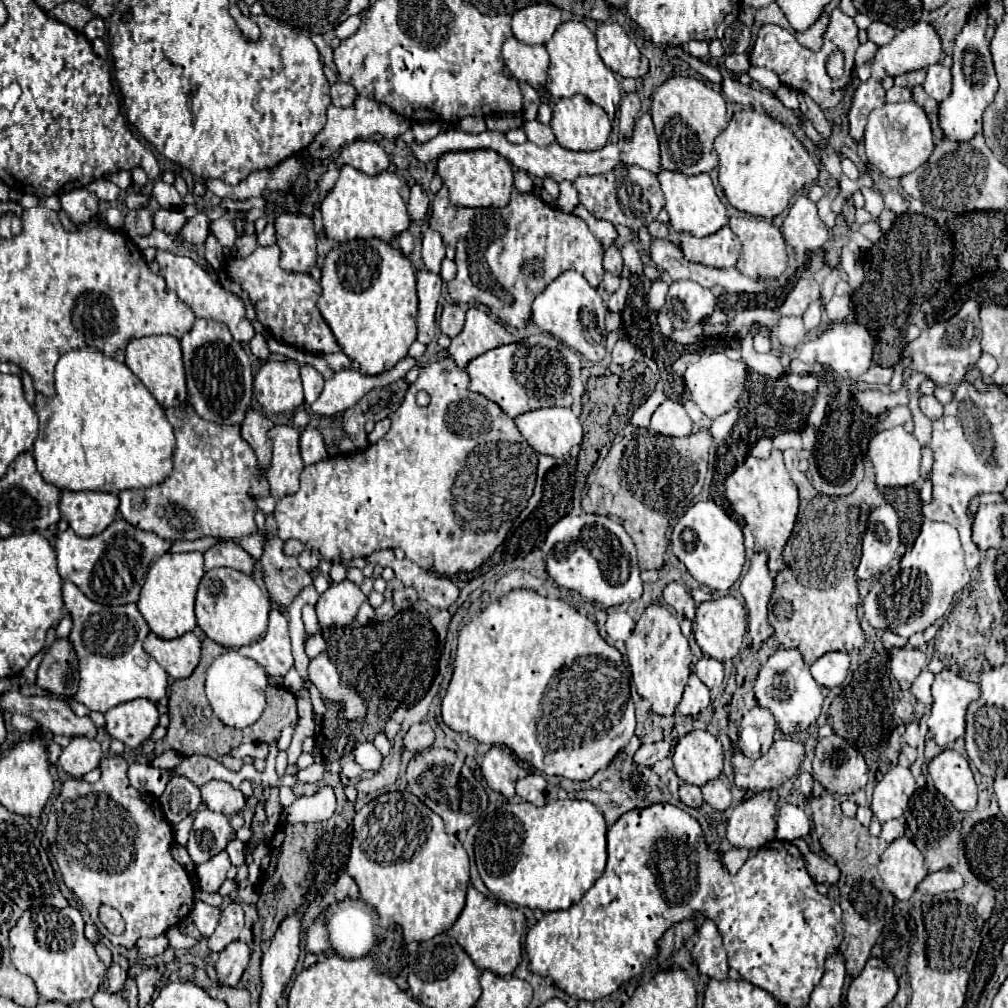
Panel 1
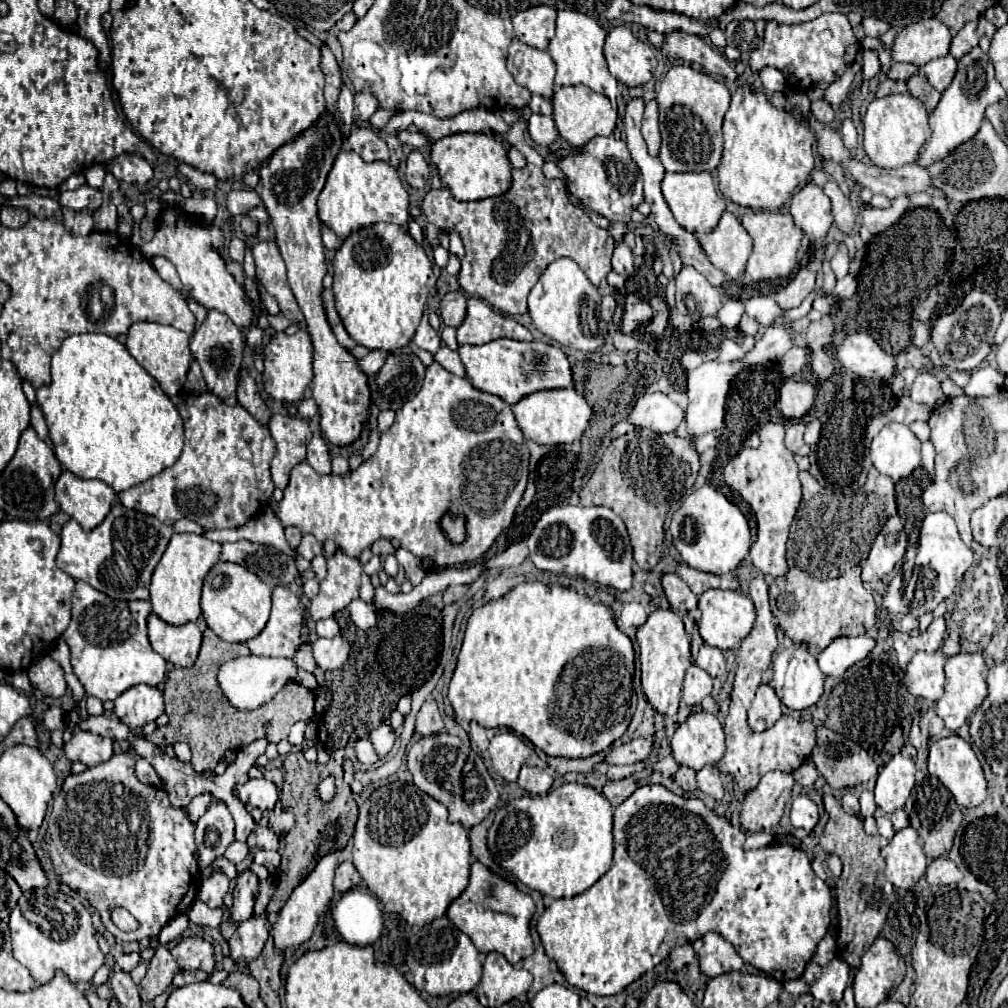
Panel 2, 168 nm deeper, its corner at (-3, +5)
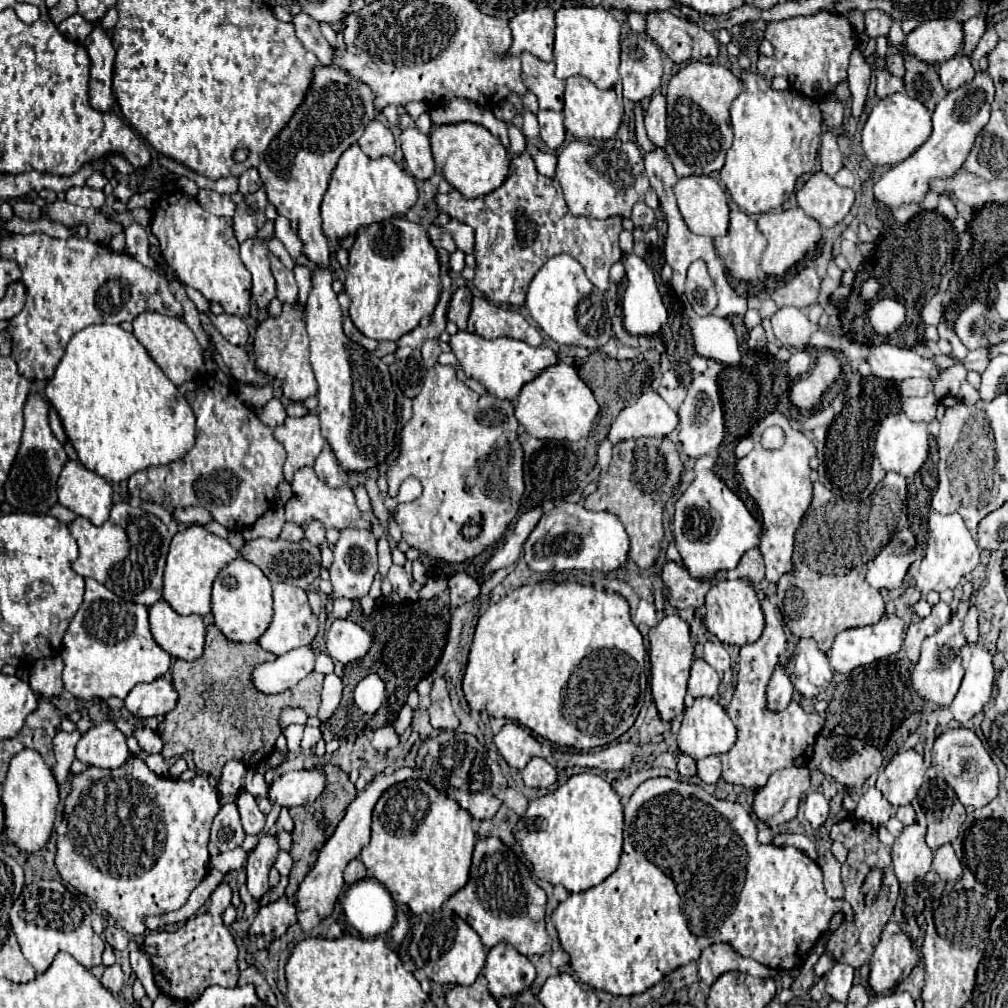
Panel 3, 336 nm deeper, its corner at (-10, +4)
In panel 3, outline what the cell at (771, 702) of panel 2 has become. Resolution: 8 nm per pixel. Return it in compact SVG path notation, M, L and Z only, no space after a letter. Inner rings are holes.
M777 666L773 676L771 676L771 682L767 686L767 702L769 702L769 708L771 710L783 710L787 708L787 704L791 702L791 696L793 696L793 684L785 672L783 666Z

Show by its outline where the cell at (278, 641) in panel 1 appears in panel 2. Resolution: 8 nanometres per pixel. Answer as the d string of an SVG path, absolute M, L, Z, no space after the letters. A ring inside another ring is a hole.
M276 587L272 593L272 613L260 635L246 645L254 655L292 659L300 645L302 605L300 599L286 587Z

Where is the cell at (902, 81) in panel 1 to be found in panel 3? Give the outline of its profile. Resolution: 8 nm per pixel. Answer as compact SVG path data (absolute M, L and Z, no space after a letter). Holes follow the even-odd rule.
M891 54L891 56L887 56L887 58L885 58L885 68L887 68L887 72L891 72L891 74L903 78L905 66L903 66L901 54Z

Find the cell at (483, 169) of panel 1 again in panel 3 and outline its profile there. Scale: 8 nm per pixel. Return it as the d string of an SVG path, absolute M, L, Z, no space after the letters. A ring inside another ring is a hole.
M475 122L439 124L431 130L431 150L437 170L453 188L457 188L465 198L479 198L495 188L499 188L509 176L507 150L497 136L493 136L485 126Z

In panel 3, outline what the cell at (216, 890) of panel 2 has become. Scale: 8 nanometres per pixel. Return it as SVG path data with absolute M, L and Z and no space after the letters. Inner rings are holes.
M219 884L217 890L211 894L211 904L205 914L189 918L185 926L177 928L175 932L149 932L143 938L141 950L149 954L155 984L159 986L161 994L175 998L179 1002L195 1002L205 988L217 984L235 988L239 980L237 968L237 954L239 948L235 938L227 930L221 920L221 914L231 904L231 886Z

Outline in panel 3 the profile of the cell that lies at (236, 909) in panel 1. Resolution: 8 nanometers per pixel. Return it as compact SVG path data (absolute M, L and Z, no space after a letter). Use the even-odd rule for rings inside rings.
M261 834L261 840L257 844L257 848L253 852L249 852L247 858L247 888L253 894L255 900L259 900L267 890L267 876L271 866L275 864L279 852L279 844L277 844L277 836L273 834Z

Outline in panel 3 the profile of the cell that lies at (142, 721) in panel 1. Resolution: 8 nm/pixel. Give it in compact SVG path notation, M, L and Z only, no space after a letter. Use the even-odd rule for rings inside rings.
M159 678L145 684L135 684L135 688L127 694L125 706L137 718L149 716L165 716L177 704L177 692L167 678Z

